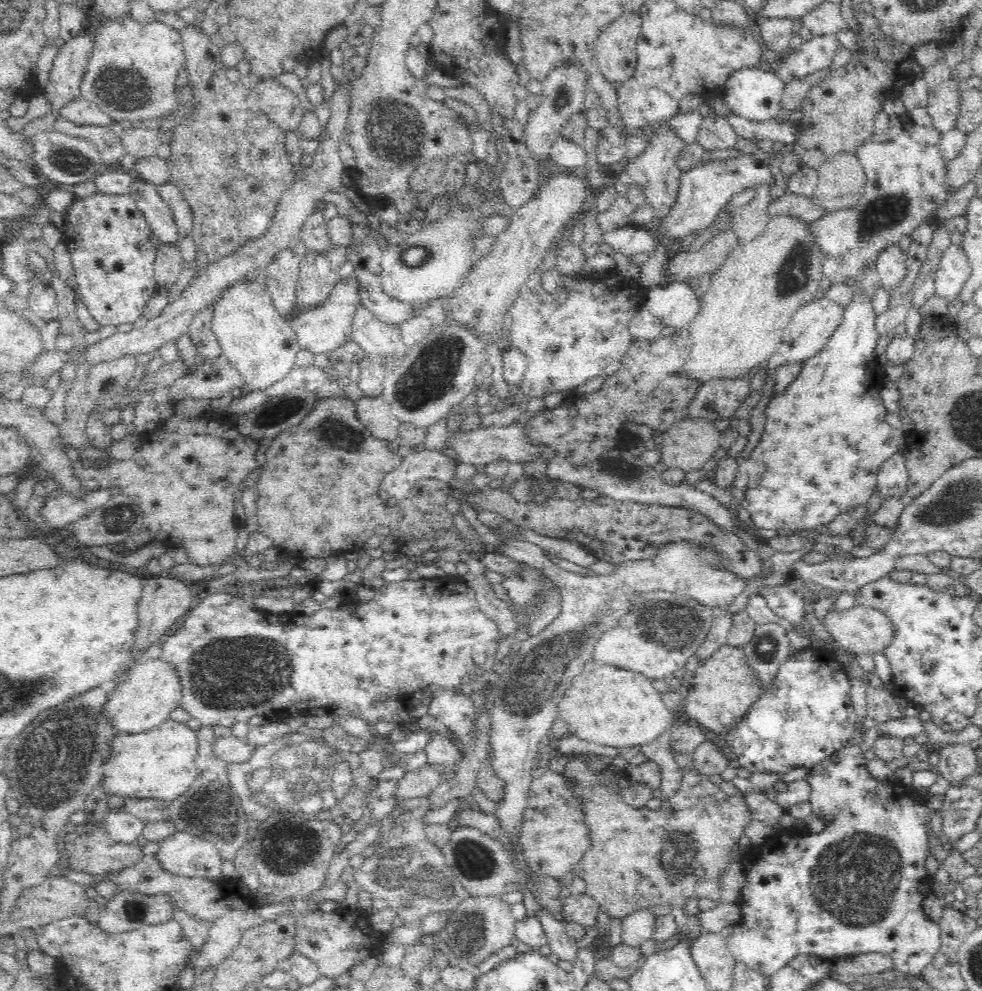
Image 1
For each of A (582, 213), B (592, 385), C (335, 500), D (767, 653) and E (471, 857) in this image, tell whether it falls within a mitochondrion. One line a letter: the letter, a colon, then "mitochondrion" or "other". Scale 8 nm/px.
A: other
B: other
C: other
D: mitochondrion
E: mitochondrion

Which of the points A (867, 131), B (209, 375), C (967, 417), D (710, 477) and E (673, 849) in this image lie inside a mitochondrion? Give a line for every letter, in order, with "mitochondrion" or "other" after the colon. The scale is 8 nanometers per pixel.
A: other
B: other
C: mitochondrion
D: other
E: mitochondrion

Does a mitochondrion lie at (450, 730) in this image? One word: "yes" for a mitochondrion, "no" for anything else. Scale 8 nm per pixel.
no

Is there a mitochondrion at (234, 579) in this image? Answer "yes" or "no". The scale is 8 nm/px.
no

